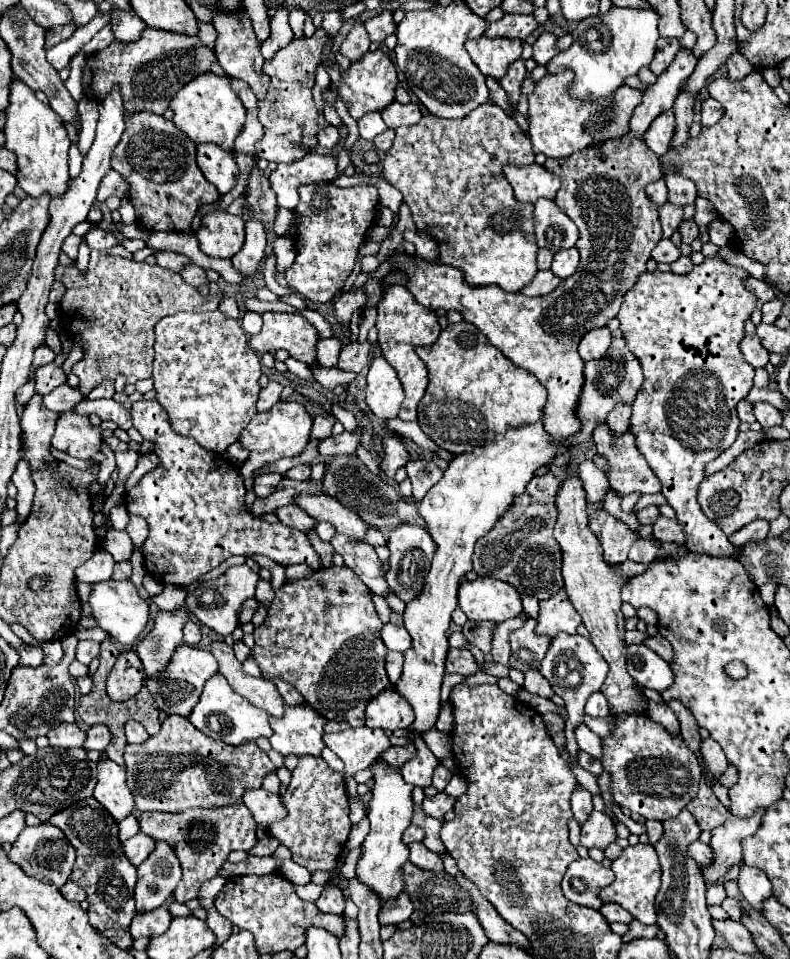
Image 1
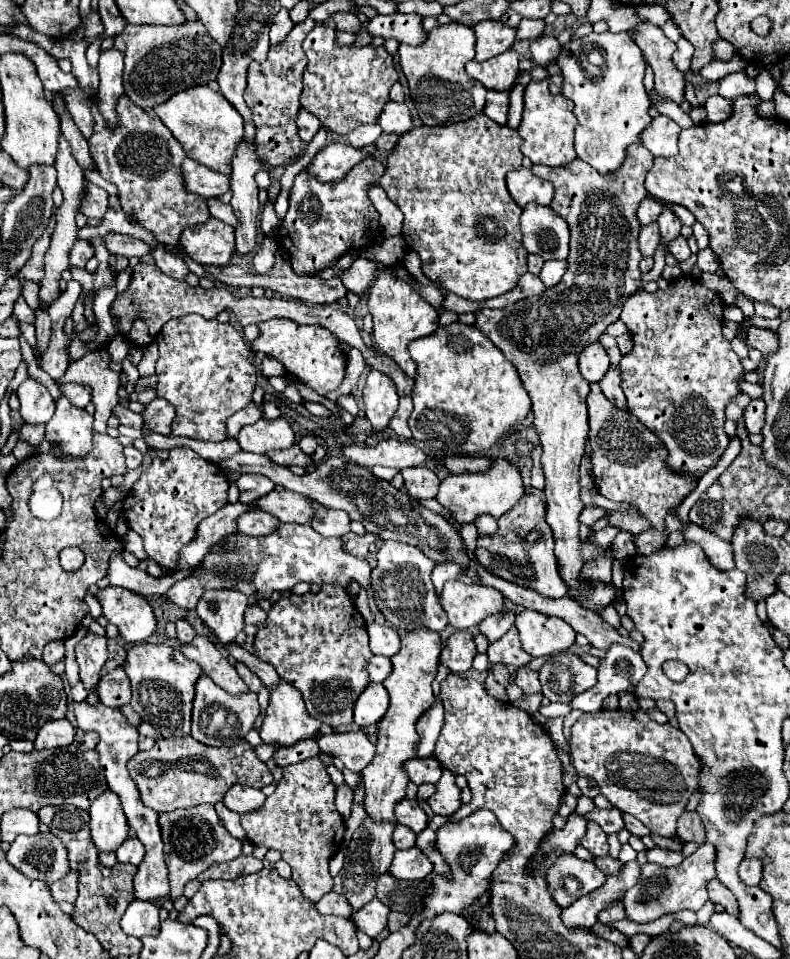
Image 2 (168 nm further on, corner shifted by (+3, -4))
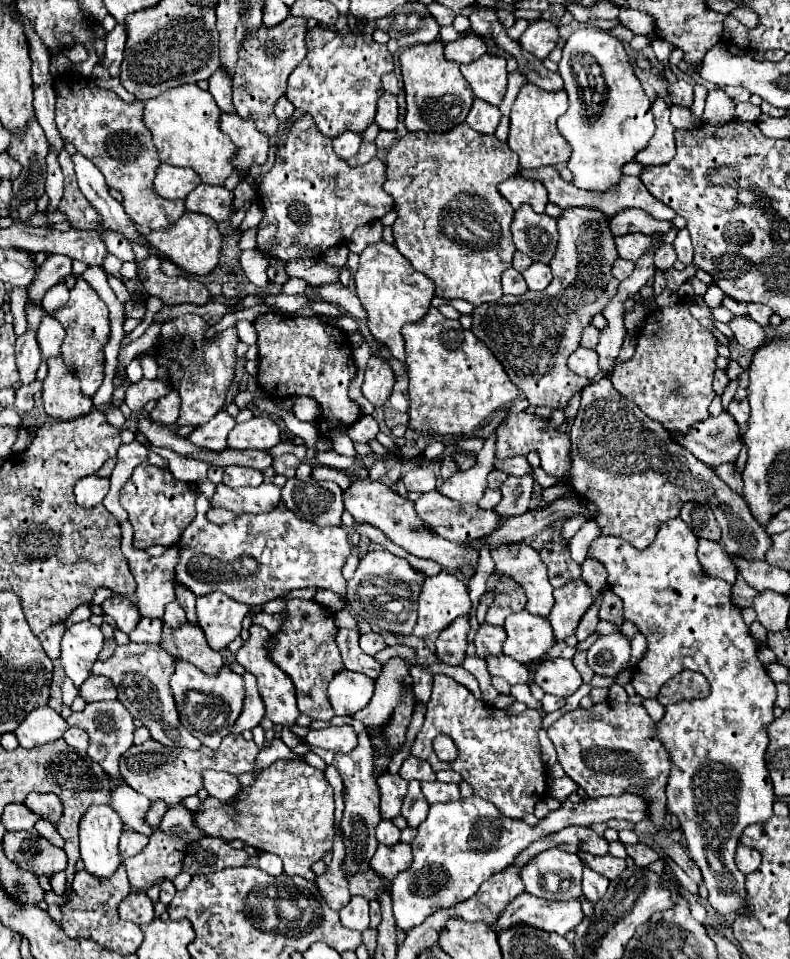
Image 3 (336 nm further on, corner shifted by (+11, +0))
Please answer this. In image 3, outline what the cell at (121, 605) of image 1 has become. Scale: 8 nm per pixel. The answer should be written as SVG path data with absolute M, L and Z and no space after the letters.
M120 594L104 600L104 602L102 602L102 610L104 610L104 614L108 614L108 616L116 622L116 626L118 626L122 632L126 632L126 634L130 634L130 632L136 628L136 624L140 622L138 608L132 604L132 600L128 600L126 596L120 596Z

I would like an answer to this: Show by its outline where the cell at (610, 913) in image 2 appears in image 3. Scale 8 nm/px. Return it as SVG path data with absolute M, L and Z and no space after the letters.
M584 864L584 874L582 874L582 890L586 894L586 898L590 902L598 902L604 894L606 894L606 888L608 888L608 878L590 870L586 864Z

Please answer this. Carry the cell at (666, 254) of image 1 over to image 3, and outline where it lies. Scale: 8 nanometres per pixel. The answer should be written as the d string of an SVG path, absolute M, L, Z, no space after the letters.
M618 258L612 266L612 272L614 272L616 280L626 280L632 274L632 270L634 270L634 264L628 262L628 260L622 260L622 258Z

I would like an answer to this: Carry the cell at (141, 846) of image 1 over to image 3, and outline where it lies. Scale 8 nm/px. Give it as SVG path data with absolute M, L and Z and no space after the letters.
M124 830L120 836L120 854L122 854L122 858L136 856L144 850L146 844L148 844L148 836L138 834L134 830Z

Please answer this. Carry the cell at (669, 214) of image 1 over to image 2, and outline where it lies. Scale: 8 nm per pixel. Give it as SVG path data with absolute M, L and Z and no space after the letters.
M652 222L650 226L642 226L642 230L640 230L640 252L642 252L642 256L652 256L658 244L660 244L658 222Z

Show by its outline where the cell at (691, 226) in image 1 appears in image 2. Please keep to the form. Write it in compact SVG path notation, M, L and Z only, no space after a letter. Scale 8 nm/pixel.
M678 236L678 238L674 238L674 242L670 242L670 246L668 246L668 250L674 254L674 258L678 260L678 262L684 262L686 258L690 258L690 248L688 248L688 242L686 242L686 238L684 236Z

